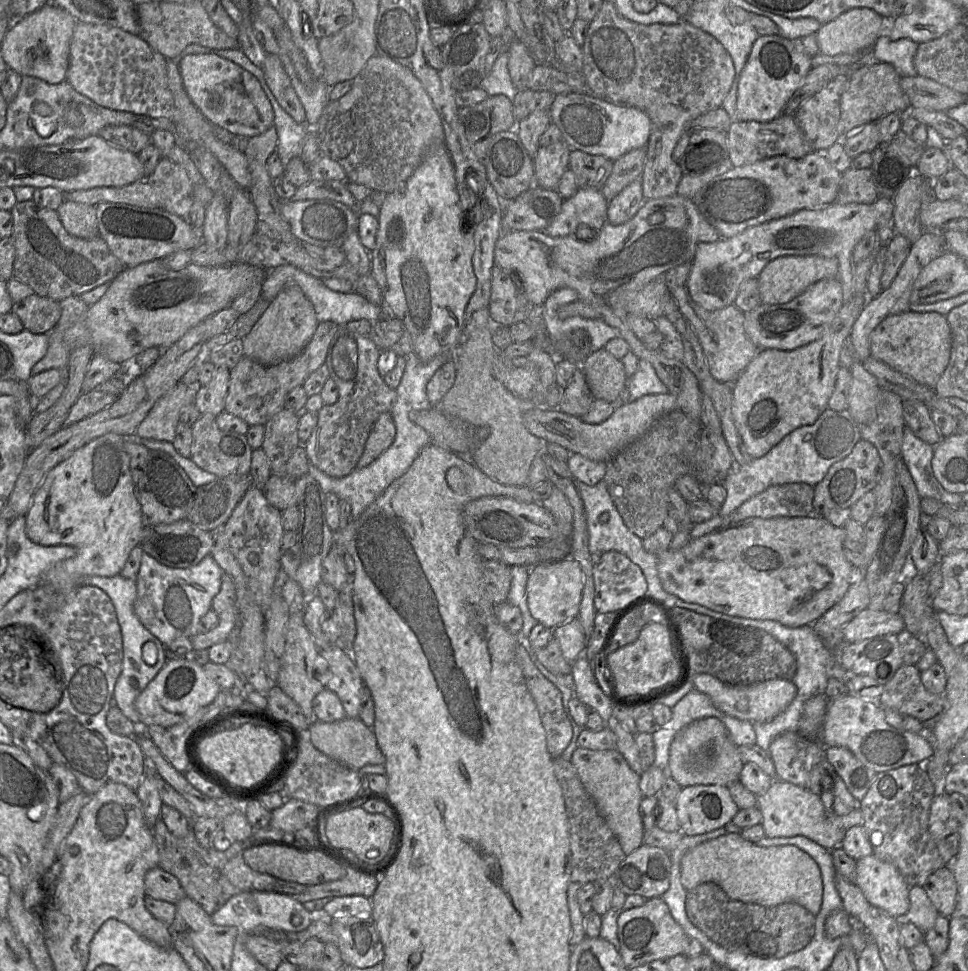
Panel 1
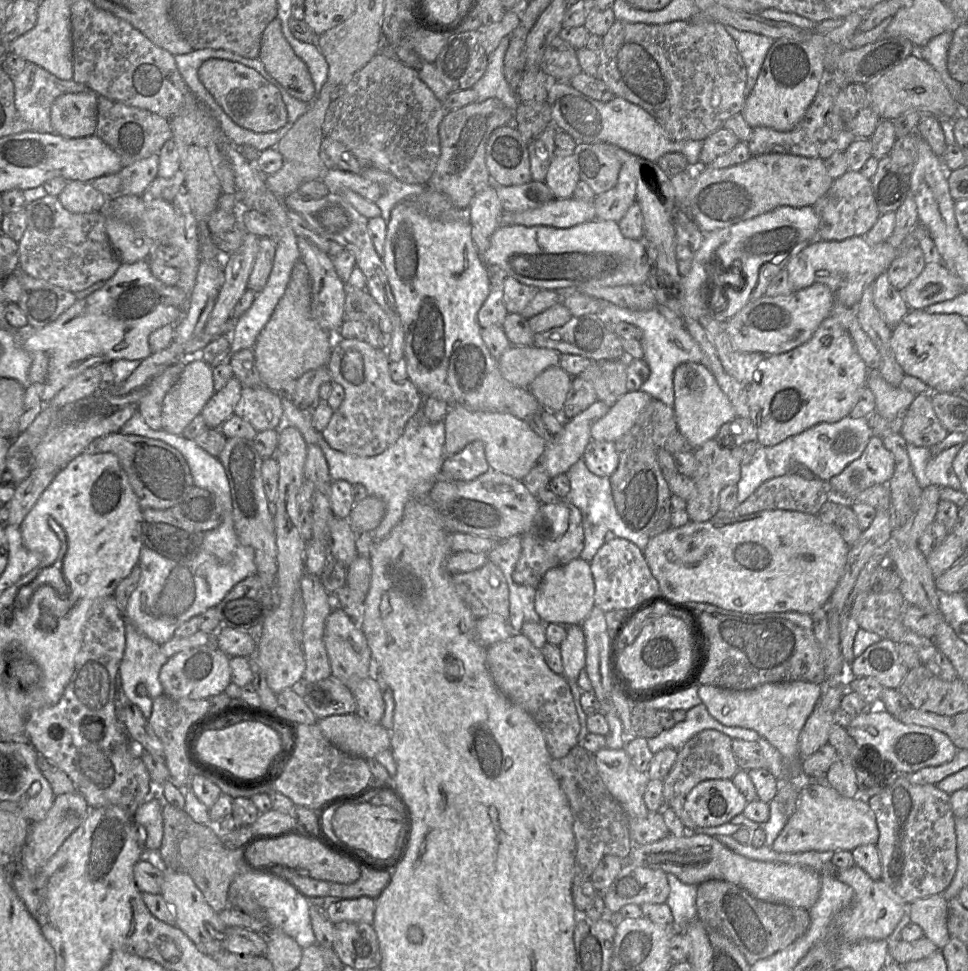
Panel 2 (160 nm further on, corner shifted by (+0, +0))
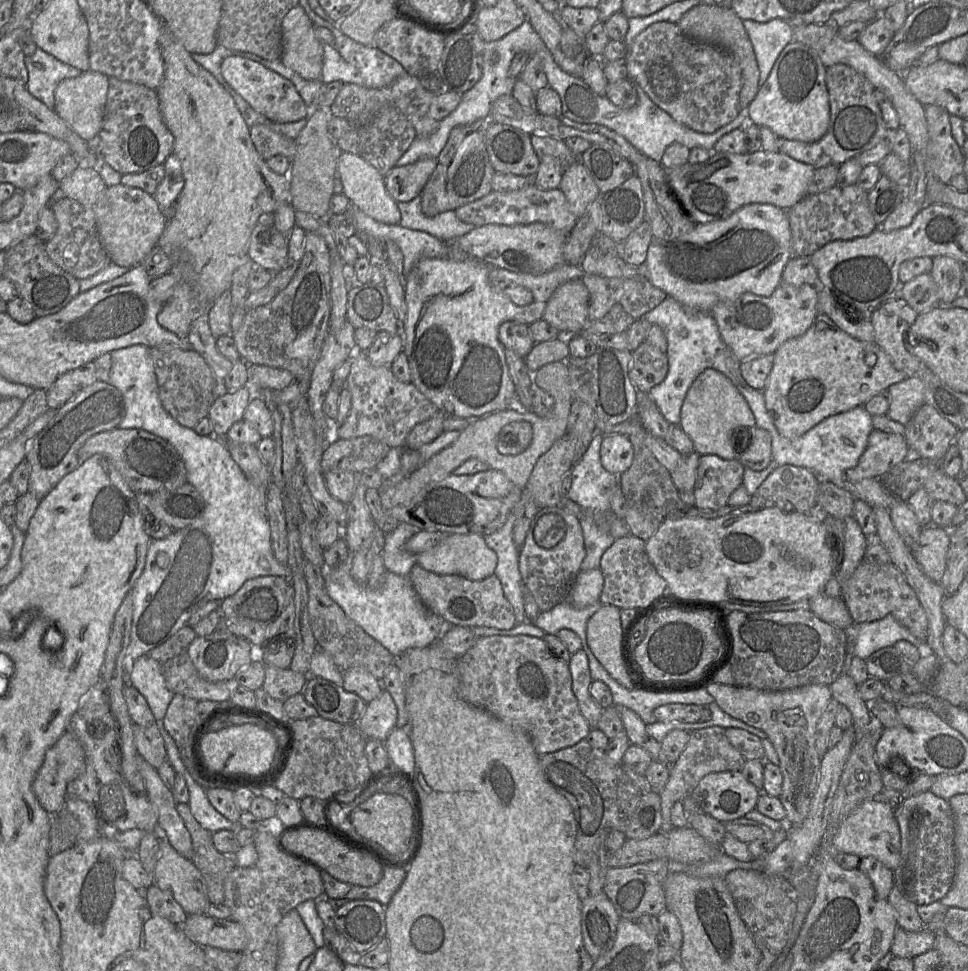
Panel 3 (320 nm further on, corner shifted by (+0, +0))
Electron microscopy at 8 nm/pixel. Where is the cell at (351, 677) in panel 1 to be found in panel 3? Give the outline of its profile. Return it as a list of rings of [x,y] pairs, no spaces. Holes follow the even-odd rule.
[[[386,690],[366,704],[357,725],[368,739],[385,741],[397,722],[397,706]]]

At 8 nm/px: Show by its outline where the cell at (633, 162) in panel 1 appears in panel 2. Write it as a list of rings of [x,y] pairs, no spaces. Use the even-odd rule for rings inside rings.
[[[622,165],[617,184],[594,199],[596,219],[616,223],[620,221],[629,207],[636,202],[636,183],[627,166]]]

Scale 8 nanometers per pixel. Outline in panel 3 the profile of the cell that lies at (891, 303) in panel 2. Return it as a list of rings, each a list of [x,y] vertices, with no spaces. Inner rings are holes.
[[[895,292],[872,314],[875,342],[890,357],[893,366],[909,376],[921,375],[923,362],[905,347],[904,336],[915,323],[918,313]]]

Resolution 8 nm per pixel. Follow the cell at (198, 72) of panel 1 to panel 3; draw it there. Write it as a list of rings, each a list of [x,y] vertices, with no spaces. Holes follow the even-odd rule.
[[[226,57],[220,66],[225,81],[258,113],[271,122],[287,123],[307,118],[311,108],[305,104],[294,84],[253,60]]]

